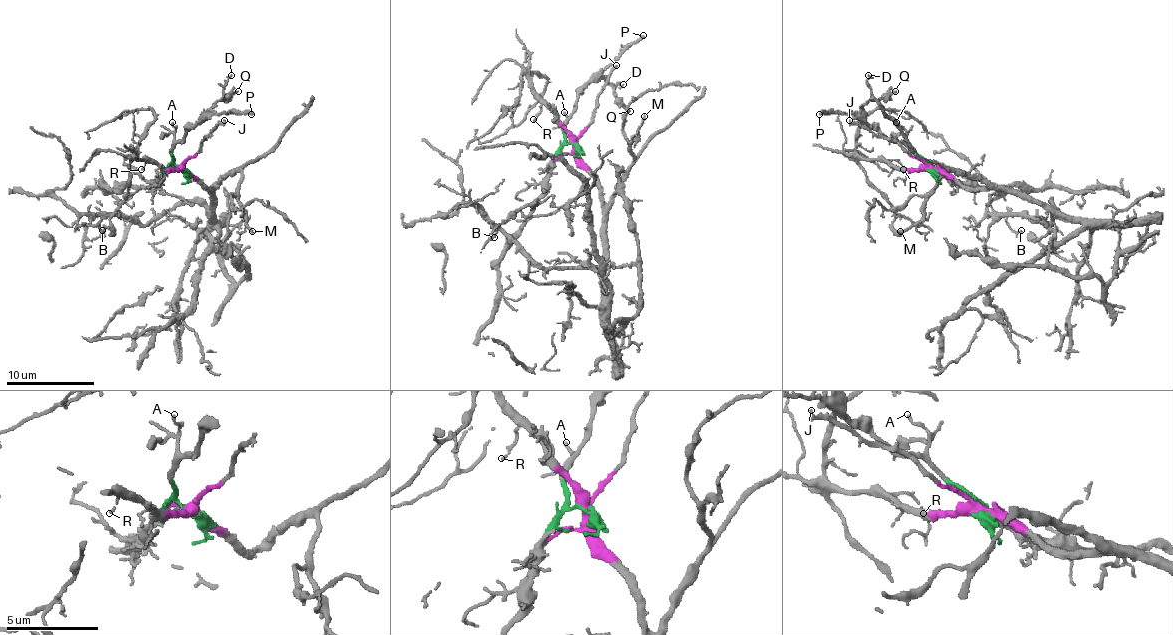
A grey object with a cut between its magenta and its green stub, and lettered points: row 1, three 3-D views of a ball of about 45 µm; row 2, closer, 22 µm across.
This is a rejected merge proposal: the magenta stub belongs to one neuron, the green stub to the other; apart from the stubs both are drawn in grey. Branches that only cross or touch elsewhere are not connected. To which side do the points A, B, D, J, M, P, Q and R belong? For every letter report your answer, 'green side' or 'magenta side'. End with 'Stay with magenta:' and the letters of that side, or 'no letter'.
A: green side
B: magenta side
D: green side
J: magenta side
M: magenta side
P: green side
Q: green side
R: magenta side
Stay with magenta: B, J, M, R

